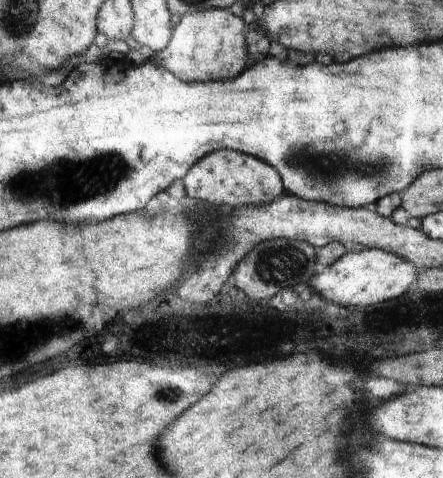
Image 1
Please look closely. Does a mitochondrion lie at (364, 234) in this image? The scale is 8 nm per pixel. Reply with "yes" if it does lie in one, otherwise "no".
no

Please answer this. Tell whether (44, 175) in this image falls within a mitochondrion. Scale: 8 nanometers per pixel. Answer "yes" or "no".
yes

